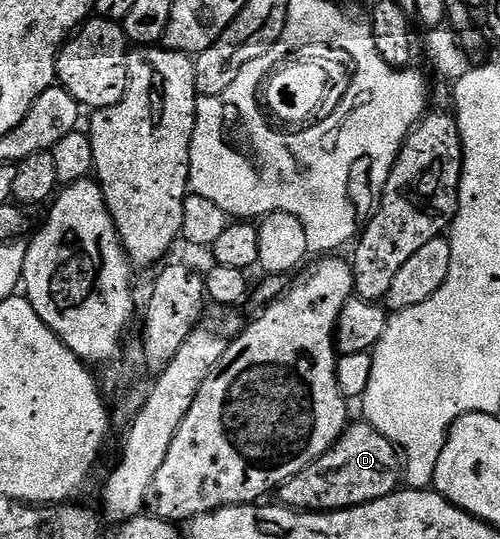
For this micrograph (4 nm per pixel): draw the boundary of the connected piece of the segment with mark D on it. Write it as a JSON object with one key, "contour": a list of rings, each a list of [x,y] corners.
{"contour":[[[364,420],[354,421],[342,430],[327,453],[319,456],[303,472],[291,476],[279,487],[280,505],[290,510],[346,510],[379,500],[393,493],[403,482],[403,458],[393,443]]]}

